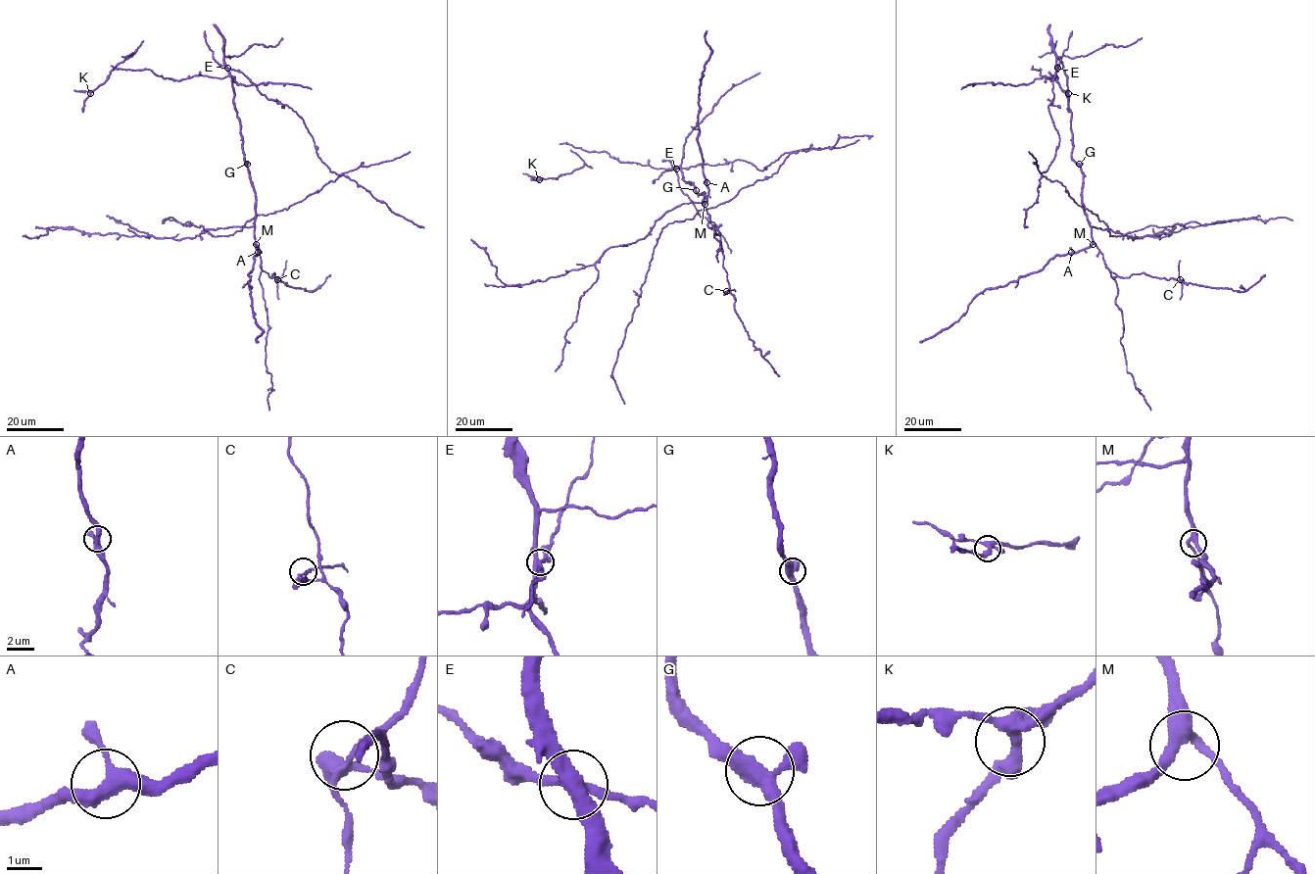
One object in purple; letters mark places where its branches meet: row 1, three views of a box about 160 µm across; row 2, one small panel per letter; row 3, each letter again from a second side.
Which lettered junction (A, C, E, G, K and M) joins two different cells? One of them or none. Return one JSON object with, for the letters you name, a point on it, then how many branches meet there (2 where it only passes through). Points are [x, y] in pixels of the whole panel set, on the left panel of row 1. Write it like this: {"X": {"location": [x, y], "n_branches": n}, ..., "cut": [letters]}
{"E": {"location": [227, 68], "n_branches": 4}, "cut": ["E"]}

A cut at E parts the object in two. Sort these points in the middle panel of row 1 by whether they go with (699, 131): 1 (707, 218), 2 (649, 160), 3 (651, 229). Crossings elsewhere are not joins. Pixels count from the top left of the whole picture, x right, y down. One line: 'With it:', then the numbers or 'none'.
With it: 1, 2, 3

